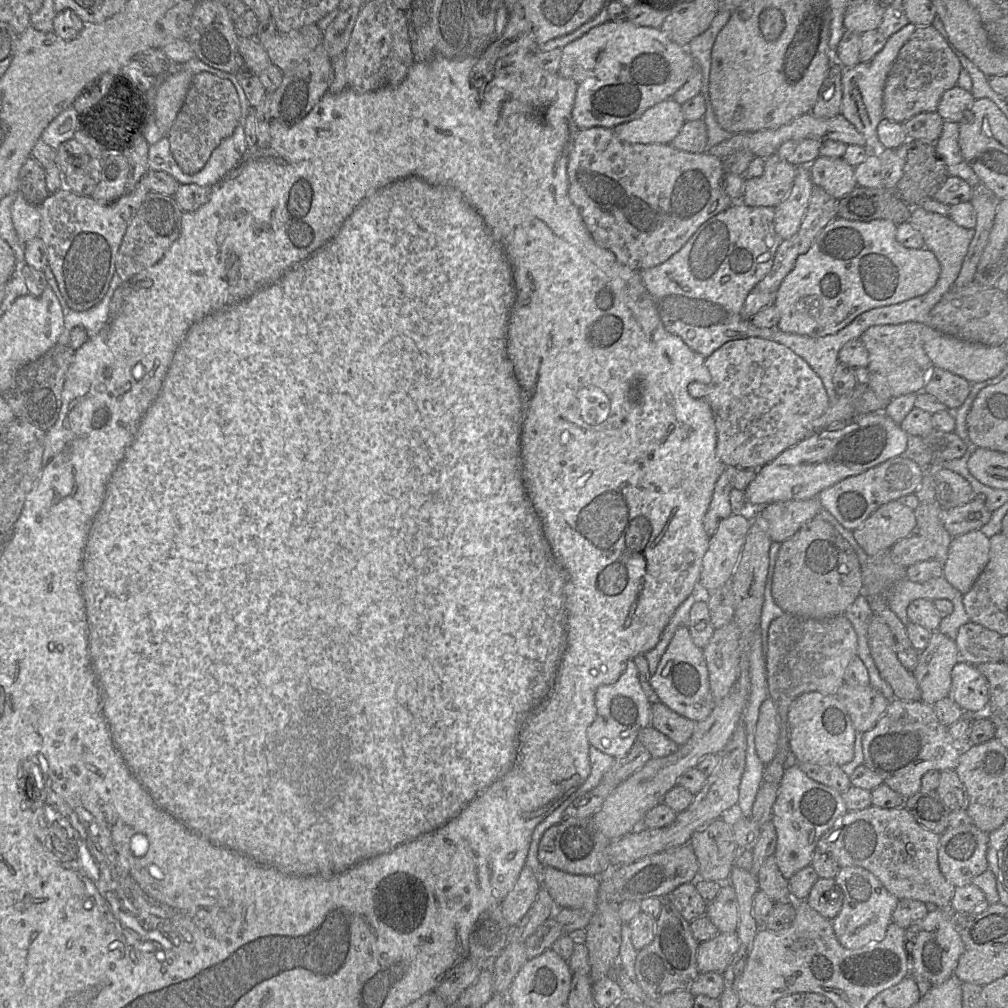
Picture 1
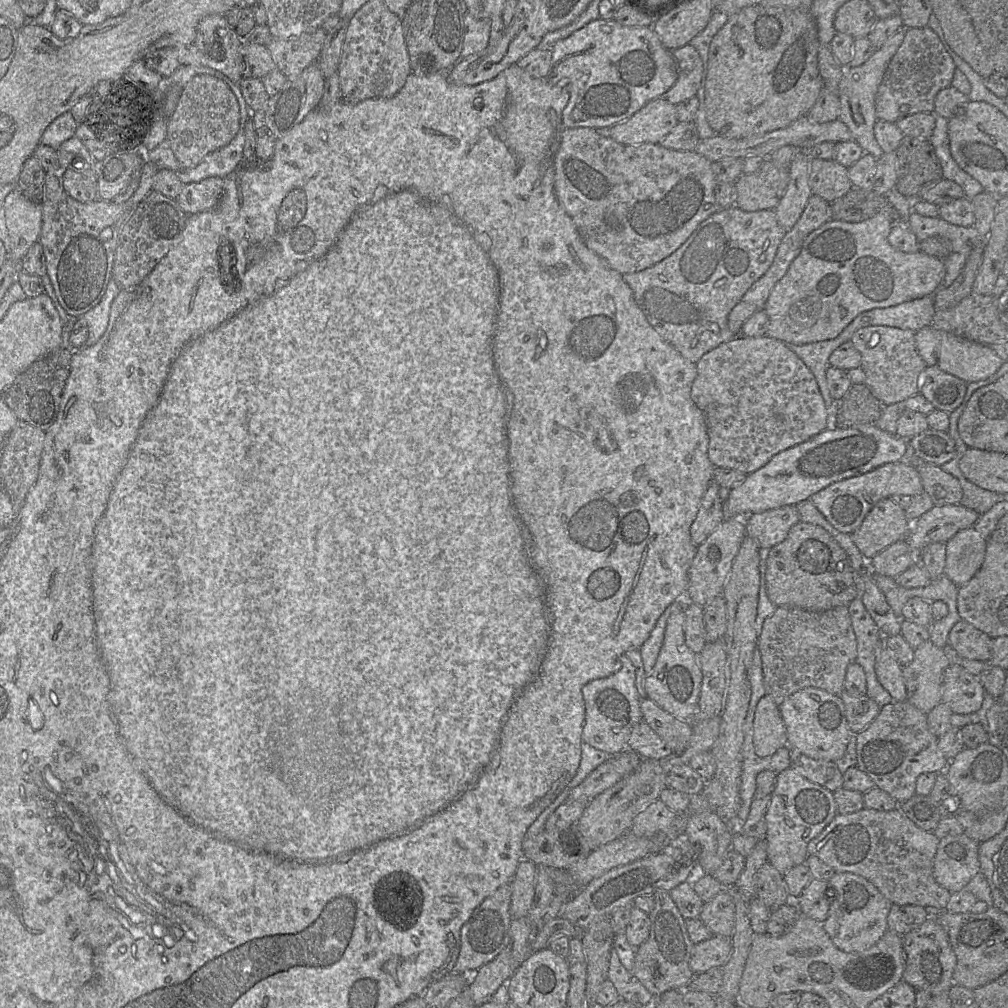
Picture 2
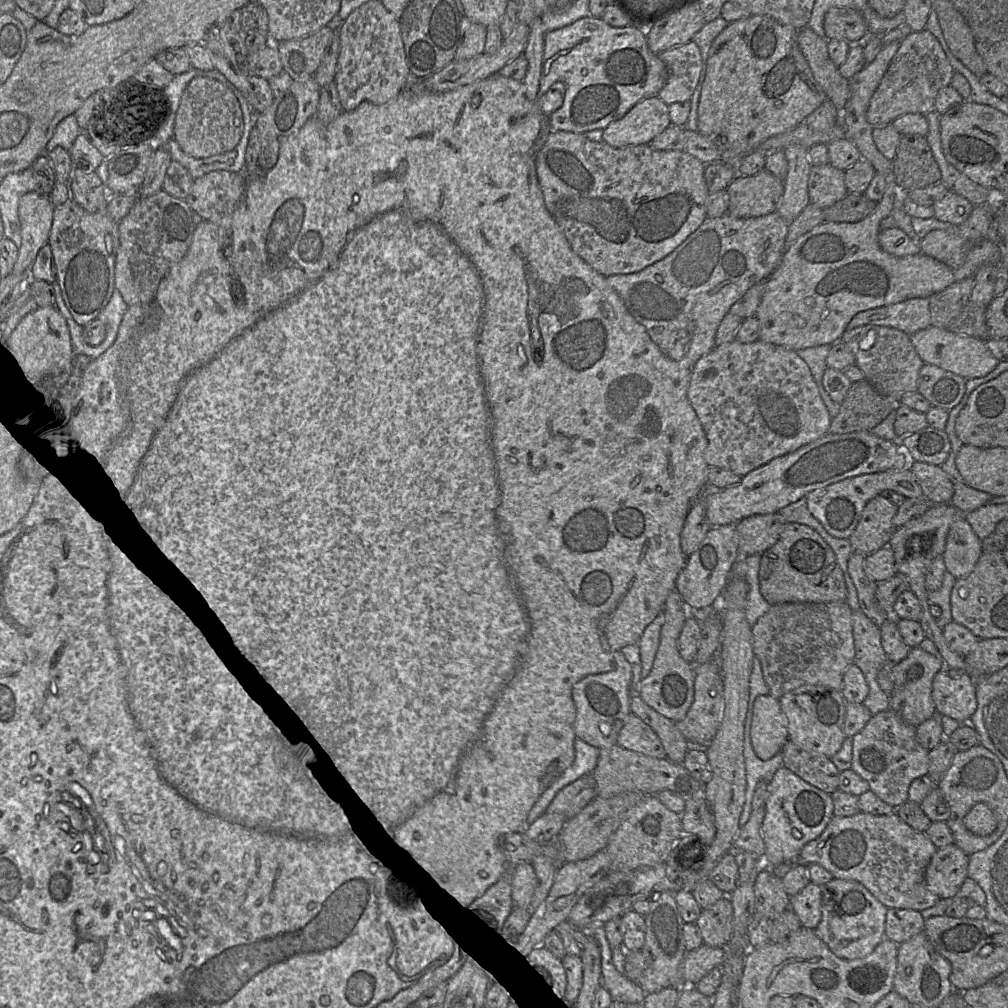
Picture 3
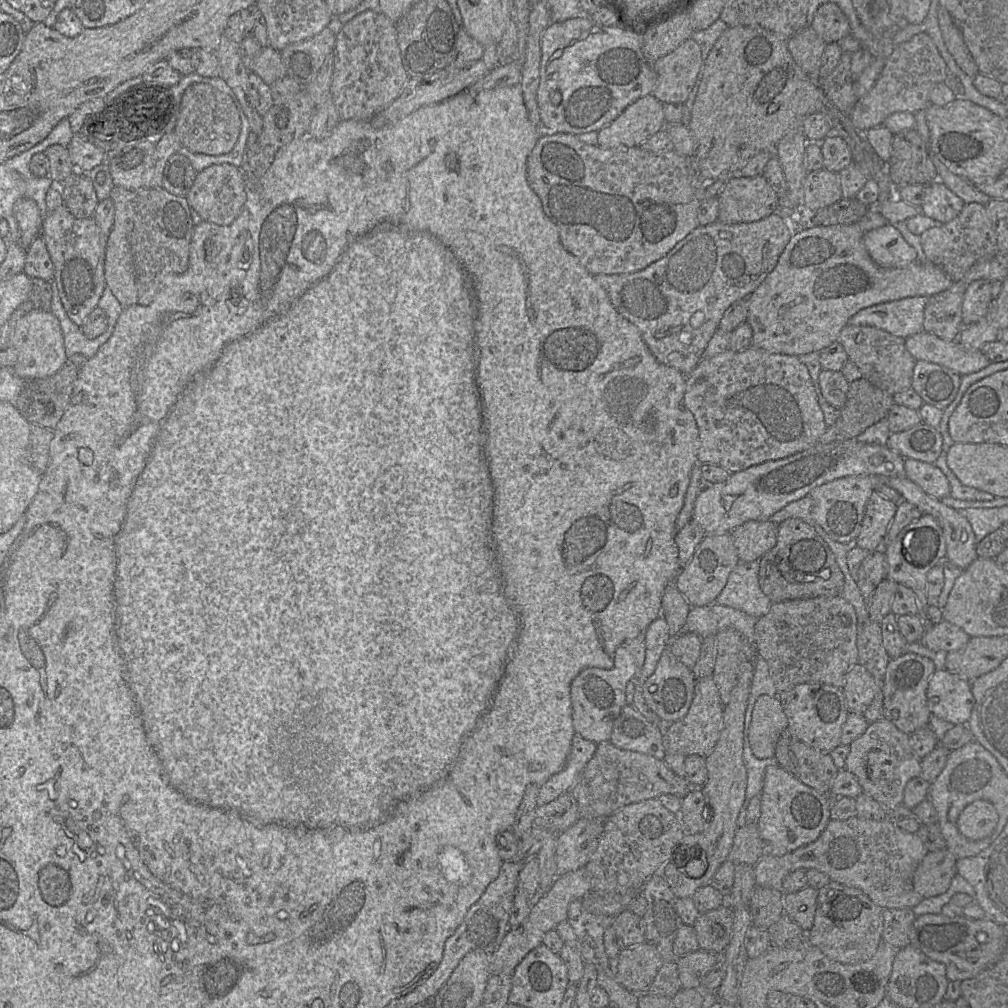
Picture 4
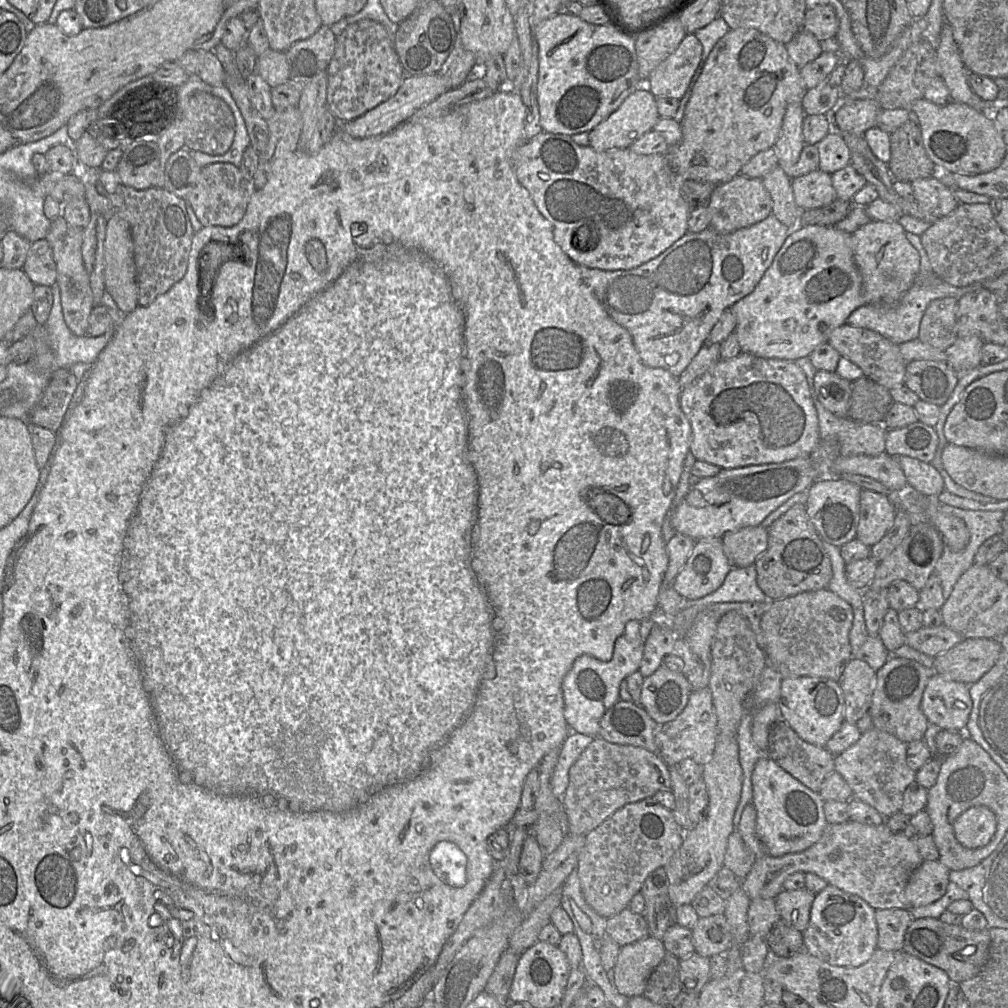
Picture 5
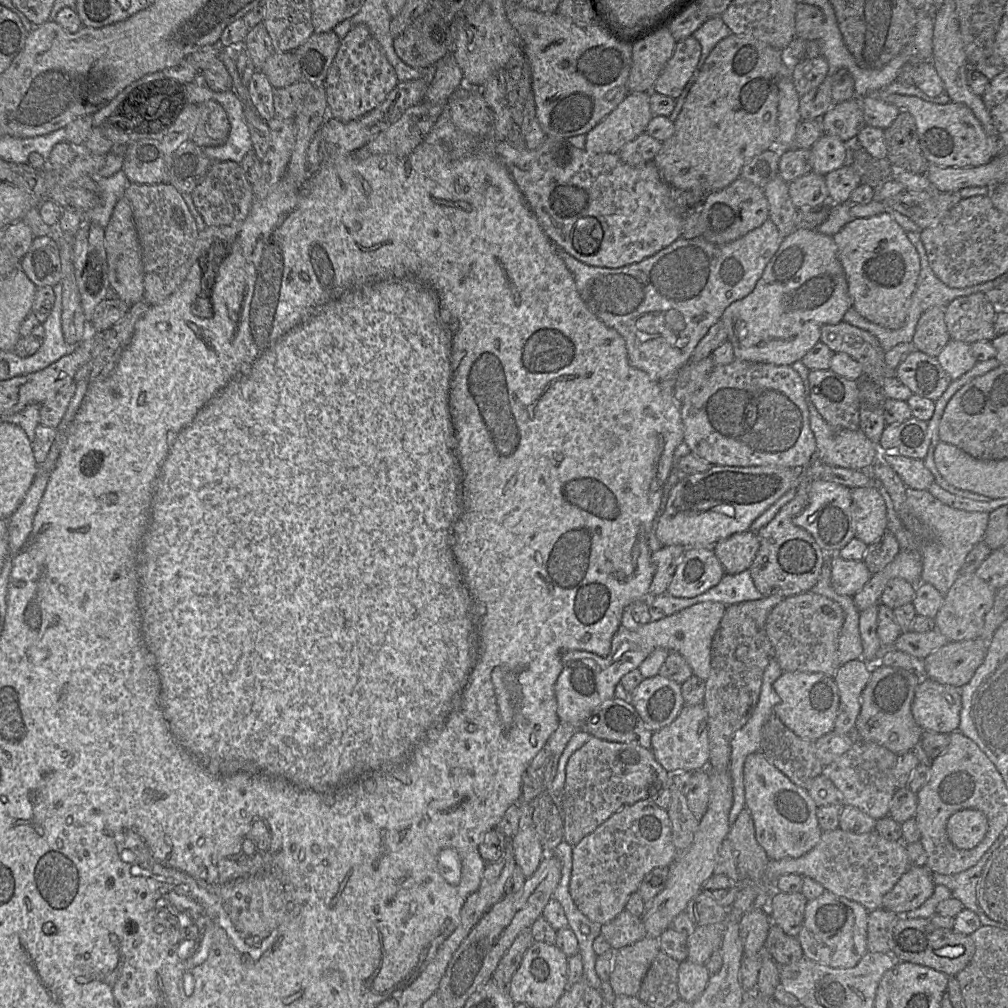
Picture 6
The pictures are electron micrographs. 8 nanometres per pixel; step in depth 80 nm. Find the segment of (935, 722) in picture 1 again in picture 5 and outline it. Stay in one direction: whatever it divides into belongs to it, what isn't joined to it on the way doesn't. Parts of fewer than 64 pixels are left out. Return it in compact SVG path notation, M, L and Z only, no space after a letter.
M872 727L861 734L853 745L834 756L834 771L839 773L851 788L853 798L869 804L883 817L889 817L900 811L904 792L907 786L915 781L916 771L907 765L906 753L906 743L885 731Z

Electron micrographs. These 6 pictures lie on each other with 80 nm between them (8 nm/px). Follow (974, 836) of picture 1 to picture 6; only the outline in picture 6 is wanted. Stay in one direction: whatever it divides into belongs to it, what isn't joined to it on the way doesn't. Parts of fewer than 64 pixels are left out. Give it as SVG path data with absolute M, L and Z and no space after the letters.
M910 866L882 900L882 909L898 915L921 906L933 893L932 873L925 866Z

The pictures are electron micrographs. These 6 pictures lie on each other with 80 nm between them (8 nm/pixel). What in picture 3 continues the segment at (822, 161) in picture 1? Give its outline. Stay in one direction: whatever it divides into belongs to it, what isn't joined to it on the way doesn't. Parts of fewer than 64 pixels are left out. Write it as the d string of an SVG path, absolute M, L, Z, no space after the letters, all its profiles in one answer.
M830 164L812 166L808 179L810 203L826 209L848 194L845 184L845 172Z

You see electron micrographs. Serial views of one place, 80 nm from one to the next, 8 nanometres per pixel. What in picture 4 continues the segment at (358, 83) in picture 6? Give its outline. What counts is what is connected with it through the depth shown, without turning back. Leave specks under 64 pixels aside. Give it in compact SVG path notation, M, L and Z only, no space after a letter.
M367 10L343 25L336 35L330 87L340 120L371 119L400 95L409 79L402 64L395 23L387 16Z

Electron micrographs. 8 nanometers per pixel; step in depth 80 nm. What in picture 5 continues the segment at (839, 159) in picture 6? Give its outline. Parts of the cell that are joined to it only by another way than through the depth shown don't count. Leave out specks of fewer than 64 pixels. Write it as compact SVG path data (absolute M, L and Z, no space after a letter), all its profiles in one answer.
M831 130L816 146L820 171L833 174L851 162L851 154L843 135L836 130Z

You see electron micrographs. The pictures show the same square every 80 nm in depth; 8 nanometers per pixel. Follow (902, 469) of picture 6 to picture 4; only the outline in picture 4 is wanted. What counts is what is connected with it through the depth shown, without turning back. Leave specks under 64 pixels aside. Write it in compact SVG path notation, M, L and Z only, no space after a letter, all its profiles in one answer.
M905 459L904 469L905 476L933 498L941 500L950 495L949 481L935 464Z

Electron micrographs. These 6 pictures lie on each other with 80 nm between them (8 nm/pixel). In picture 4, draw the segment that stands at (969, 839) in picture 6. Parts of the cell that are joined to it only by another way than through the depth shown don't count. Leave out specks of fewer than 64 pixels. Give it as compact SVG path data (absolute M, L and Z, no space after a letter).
M978 799L968 804L960 813L957 826L962 835L971 840L990 836L998 823L999 816L988 800Z

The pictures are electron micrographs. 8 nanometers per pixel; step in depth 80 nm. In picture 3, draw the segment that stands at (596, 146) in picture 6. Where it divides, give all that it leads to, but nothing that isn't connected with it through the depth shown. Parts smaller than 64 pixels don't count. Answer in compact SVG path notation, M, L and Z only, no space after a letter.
M652 96L603 129L602 141L615 148L650 144L670 125L668 105L658 96Z

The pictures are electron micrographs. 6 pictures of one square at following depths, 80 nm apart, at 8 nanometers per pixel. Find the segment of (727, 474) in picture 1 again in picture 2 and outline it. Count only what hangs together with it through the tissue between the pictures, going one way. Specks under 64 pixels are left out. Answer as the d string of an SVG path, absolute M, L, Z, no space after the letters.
M711 482L699 506L697 516L690 527L691 541L695 546L702 544L726 519L720 486Z

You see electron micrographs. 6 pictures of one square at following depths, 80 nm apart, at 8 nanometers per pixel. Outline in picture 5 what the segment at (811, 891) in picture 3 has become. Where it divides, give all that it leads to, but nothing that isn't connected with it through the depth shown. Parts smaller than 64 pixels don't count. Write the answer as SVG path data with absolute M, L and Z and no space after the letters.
M802 888L782 890L776 897L776 909L782 920L796 930L803 932L810 919L811 906L815 894Z

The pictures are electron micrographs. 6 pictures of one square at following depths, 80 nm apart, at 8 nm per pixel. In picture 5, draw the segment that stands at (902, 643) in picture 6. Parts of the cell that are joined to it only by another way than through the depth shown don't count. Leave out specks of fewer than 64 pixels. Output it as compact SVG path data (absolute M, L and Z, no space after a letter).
M943 623L936 627L921 627L905 634L906 645L931 657L947 651L963 639L960 634Z

